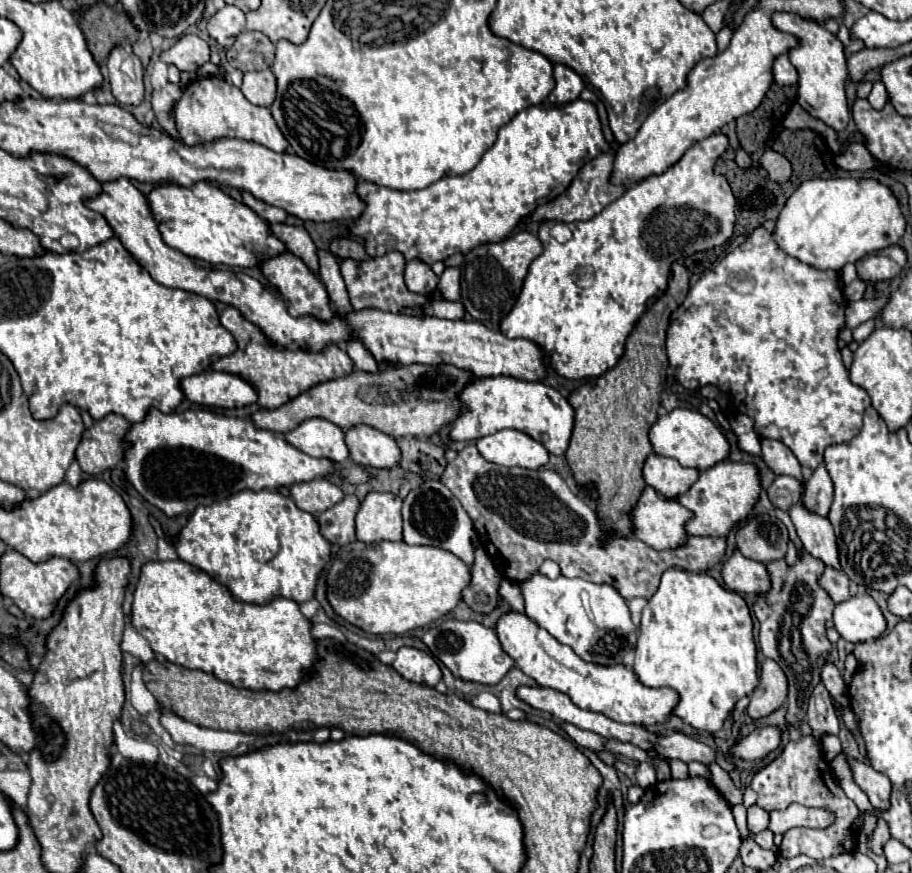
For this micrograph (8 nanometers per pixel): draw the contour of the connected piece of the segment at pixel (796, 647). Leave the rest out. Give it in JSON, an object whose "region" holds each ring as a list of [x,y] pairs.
{"region":[[[804,553],[804,559],[800,559],[792,569],[786,567],[786,561],[774,561],[774,563],[768,563],[766,567],[772,575],[772,589],[766,595],[760,595],[754,603],[754,613],[760,621],[760,639],[758,639],[760,641],[760,651],[764,653],[764,657],[776,661],[782,667],[782,671],[786,673],[786,677],[788,677],[786,725],[788,725],[788,731],[800,731],[800,725],[806,717],[810,693],[820,679],[820,671],[822,671],[822,667],[826,663],[826,657],[828,657],[828,651],[832,647],[832,643],[826,637],[824,623],[826,623],[826,619],[832,617],[834,603],[828,597],[828,593],[816,583],[816,579],[824,571],[824,567],[822,567],[822,563],[818,563],[818,559]]]}

